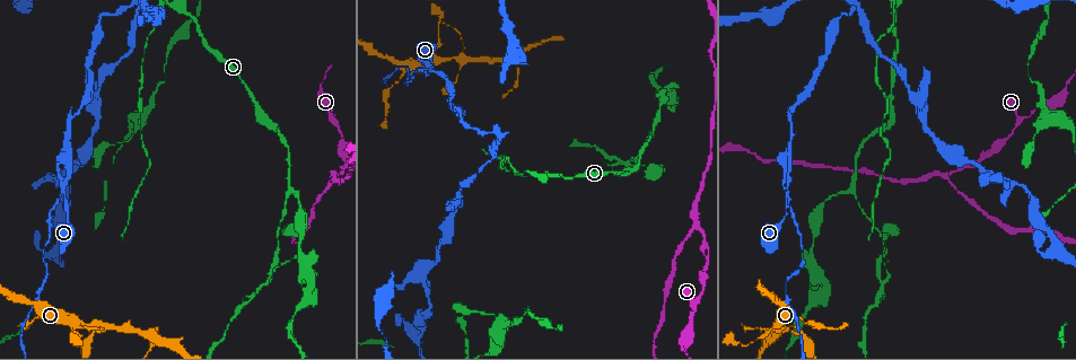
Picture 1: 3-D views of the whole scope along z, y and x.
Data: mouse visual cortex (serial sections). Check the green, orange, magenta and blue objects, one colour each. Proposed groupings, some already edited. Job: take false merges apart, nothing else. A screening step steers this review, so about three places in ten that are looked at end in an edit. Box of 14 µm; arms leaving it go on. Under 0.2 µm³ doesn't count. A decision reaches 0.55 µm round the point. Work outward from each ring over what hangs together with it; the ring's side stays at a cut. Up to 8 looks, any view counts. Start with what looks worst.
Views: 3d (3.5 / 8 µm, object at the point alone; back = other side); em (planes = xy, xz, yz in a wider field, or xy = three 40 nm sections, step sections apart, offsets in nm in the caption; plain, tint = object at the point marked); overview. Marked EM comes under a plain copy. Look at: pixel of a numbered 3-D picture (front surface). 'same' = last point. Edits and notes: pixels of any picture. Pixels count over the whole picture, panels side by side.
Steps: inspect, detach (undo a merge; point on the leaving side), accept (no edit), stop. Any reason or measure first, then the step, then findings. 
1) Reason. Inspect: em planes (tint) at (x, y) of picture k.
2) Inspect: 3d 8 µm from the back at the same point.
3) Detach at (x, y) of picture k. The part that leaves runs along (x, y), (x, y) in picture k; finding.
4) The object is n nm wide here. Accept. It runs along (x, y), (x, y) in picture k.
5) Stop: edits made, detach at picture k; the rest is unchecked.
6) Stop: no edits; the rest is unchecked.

Arms run side by side. Inspect: 3d 3.5 µm at (70, 149) of picture 1.

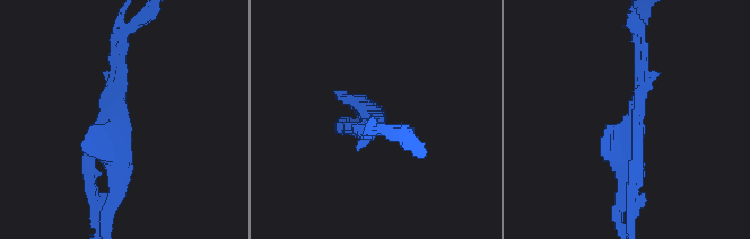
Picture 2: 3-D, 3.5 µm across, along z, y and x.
Accept. It runs along (621, 198), (638, 45) in picture 2; all the same cell.

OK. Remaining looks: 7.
Abrupt turn. Inspect: 3d 3.5 µm at (292, 189) of picture 1.

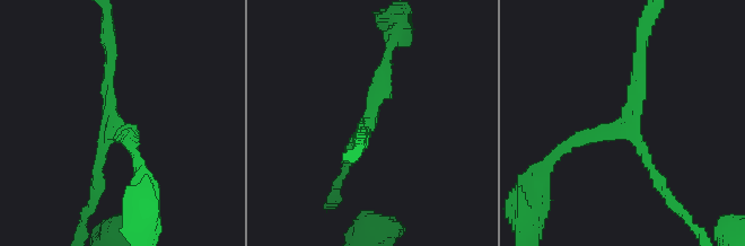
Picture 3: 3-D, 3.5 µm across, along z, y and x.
3 arms meet here; the arms are 150, 200, 200 nm wide. Inspect: em planes (tint) at (113, 127) of picture 3.

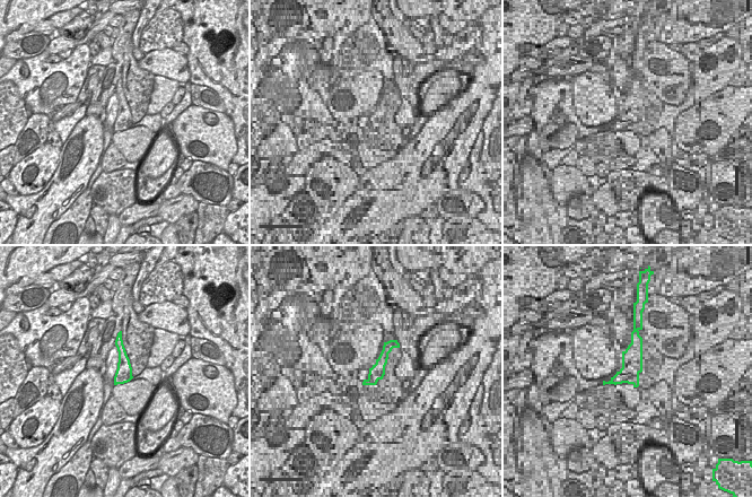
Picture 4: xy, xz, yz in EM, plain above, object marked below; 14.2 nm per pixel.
Another direction. Inspect: em xy step 2 (tint) at the same point.

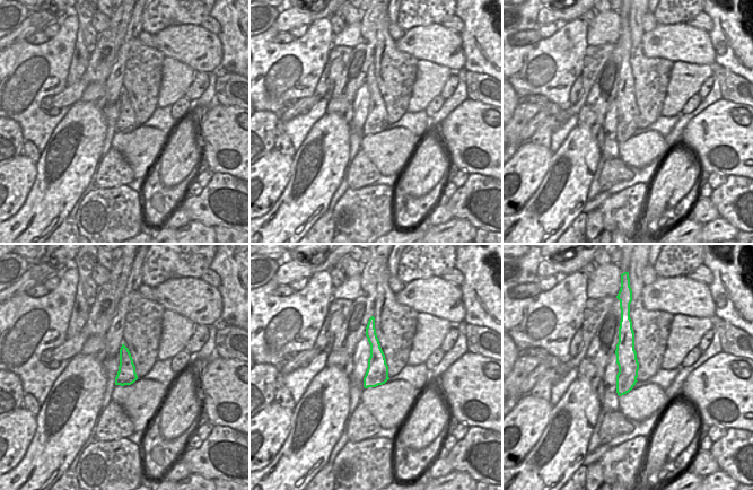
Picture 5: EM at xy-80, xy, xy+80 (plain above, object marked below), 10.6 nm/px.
The object is 240 nm wide here. Accept. It runs along (639, 52), (625, 131), (564, 149) in picture 3; continuous, no second cell.

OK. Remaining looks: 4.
Two arms in line, one across. Inspect: 3d 3.5 µm at (627, 162) of picture 1.

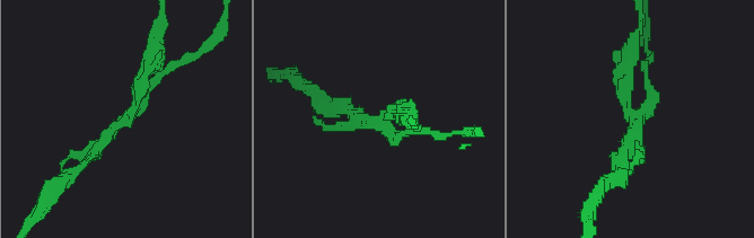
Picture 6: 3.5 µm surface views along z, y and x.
Inspect: em planes (tint) at (125, 119) of picture 6.

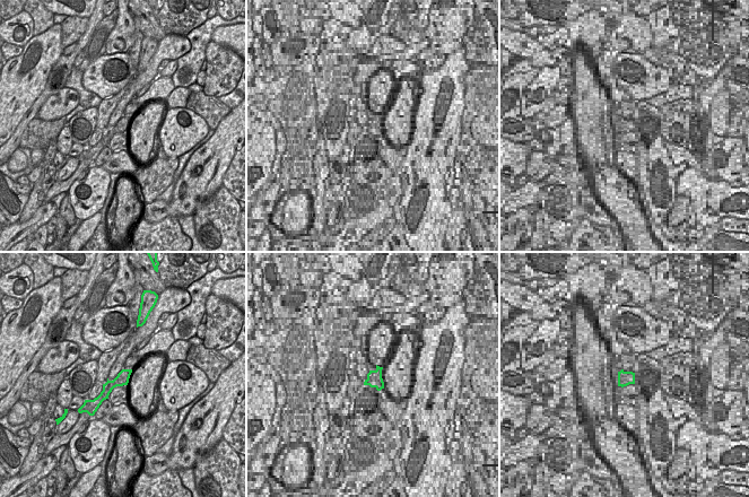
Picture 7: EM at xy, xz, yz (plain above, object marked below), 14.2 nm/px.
Accept. It runs along (128, 372), (94, 402) in picture 7; continuous, no second cell.

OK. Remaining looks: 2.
Stop: no edits; the rest is unchecked.

